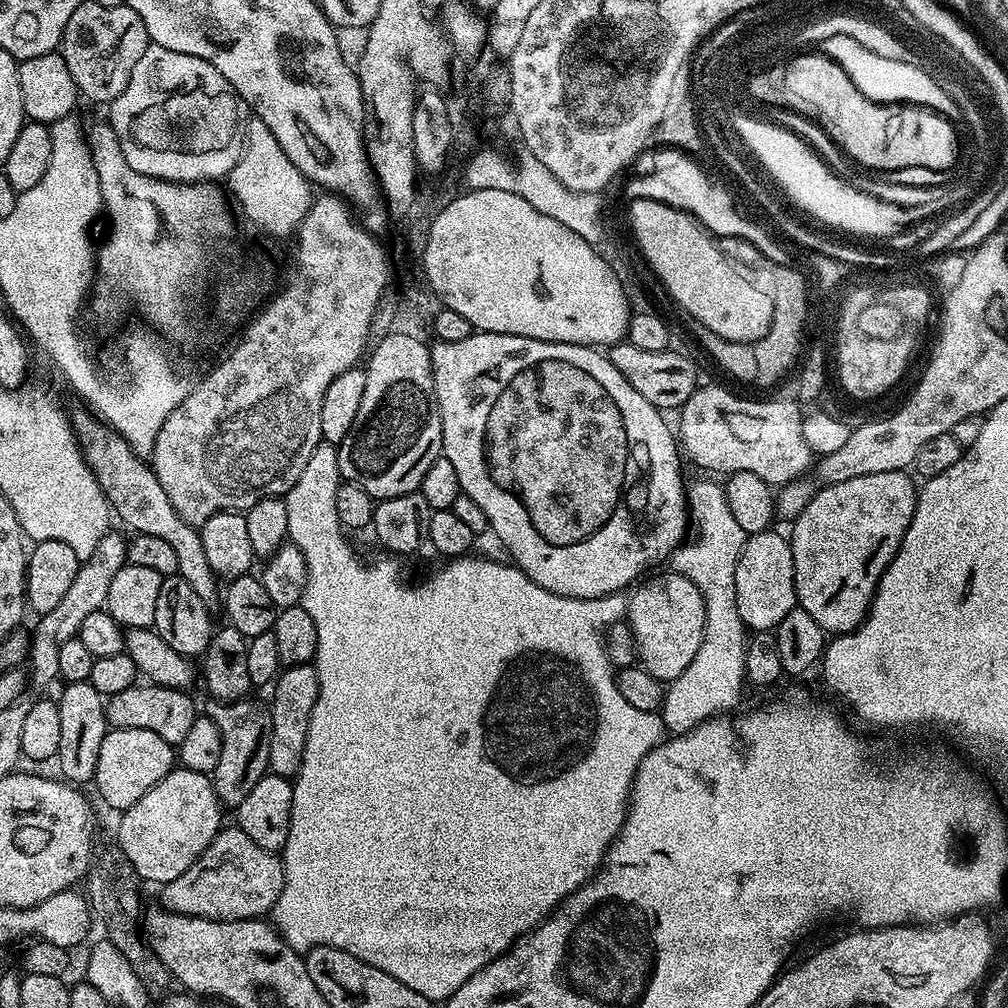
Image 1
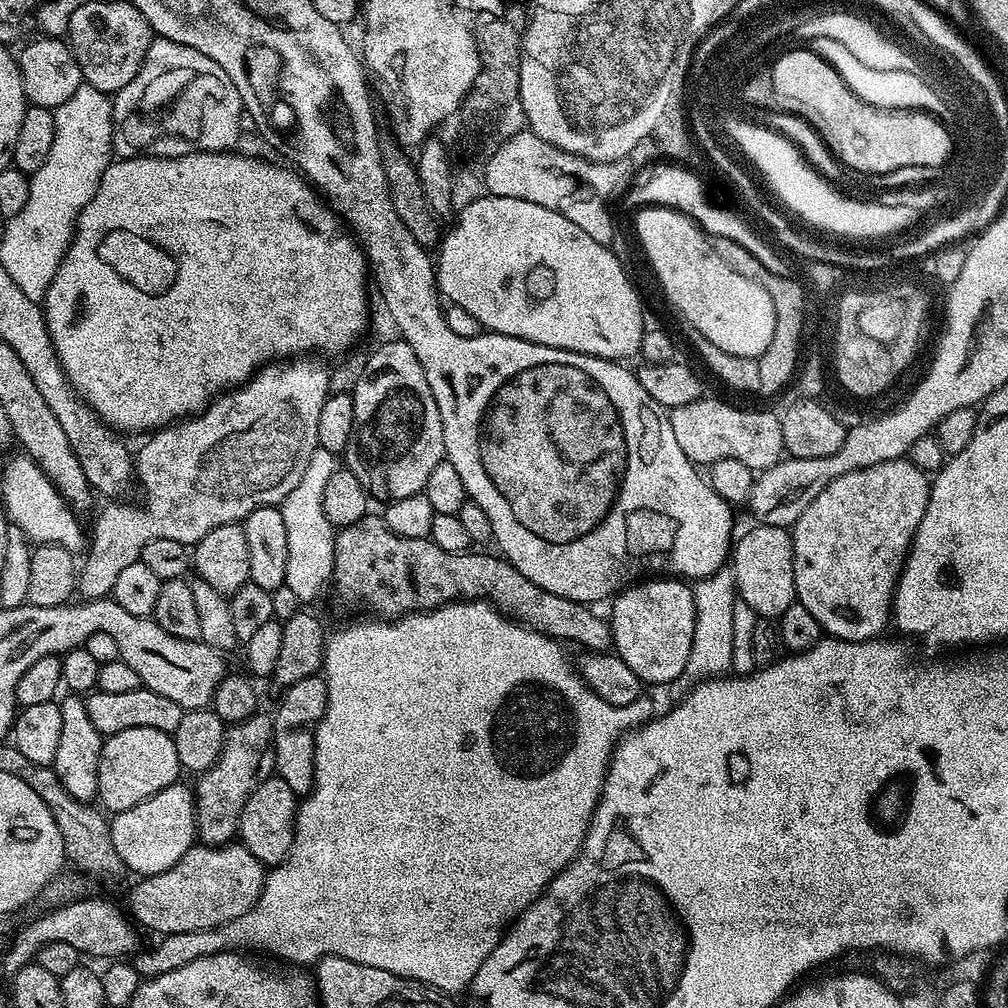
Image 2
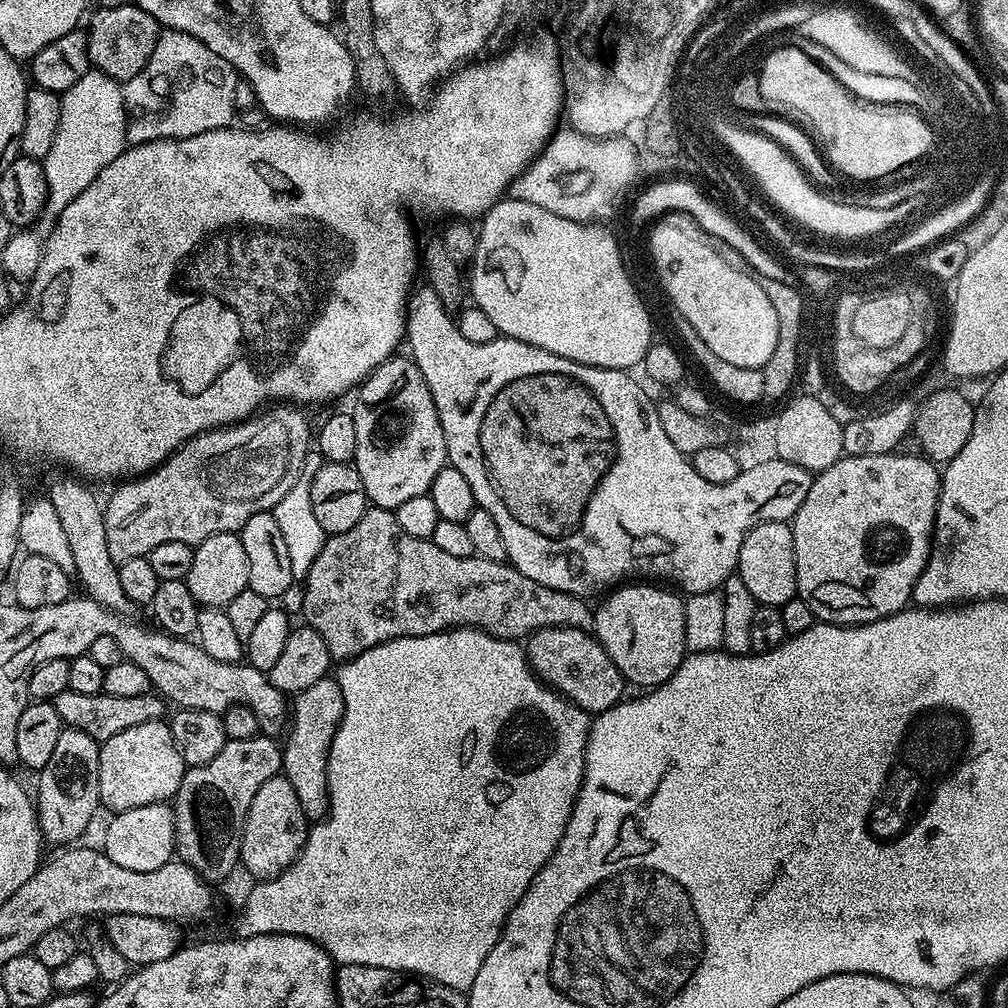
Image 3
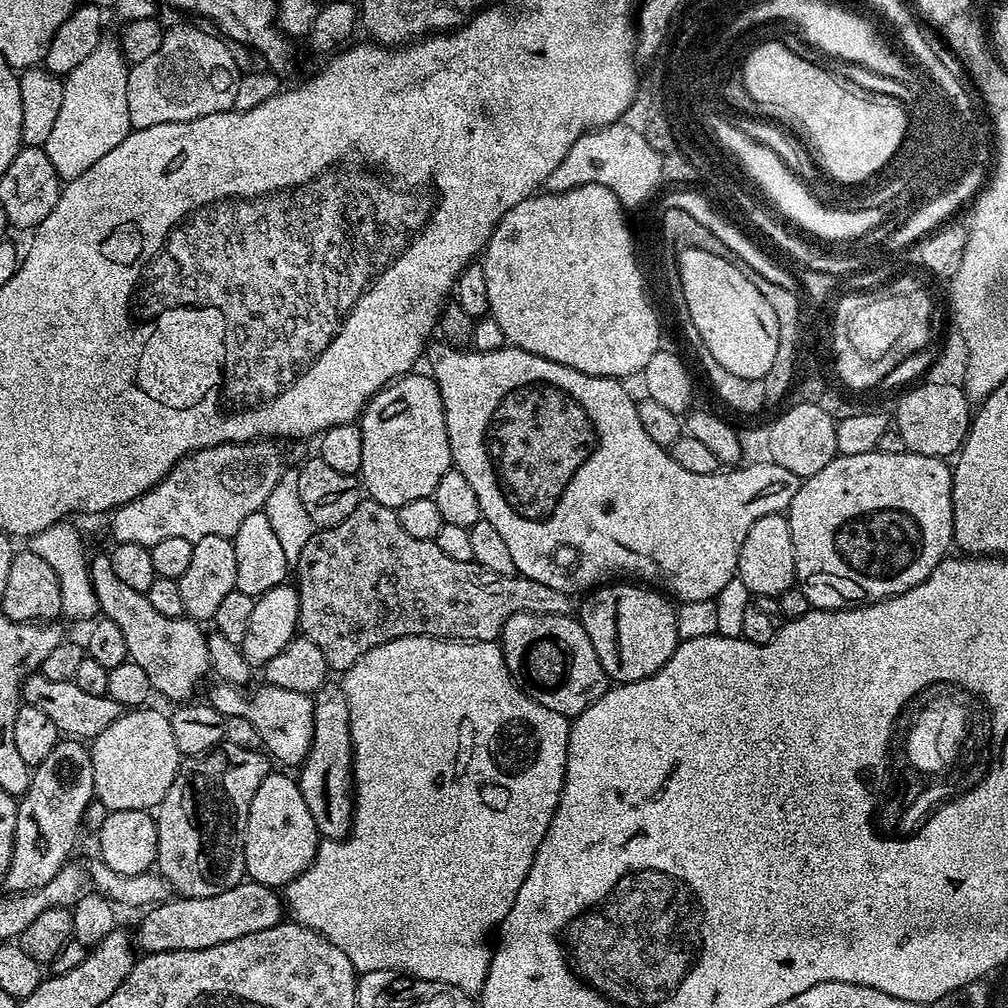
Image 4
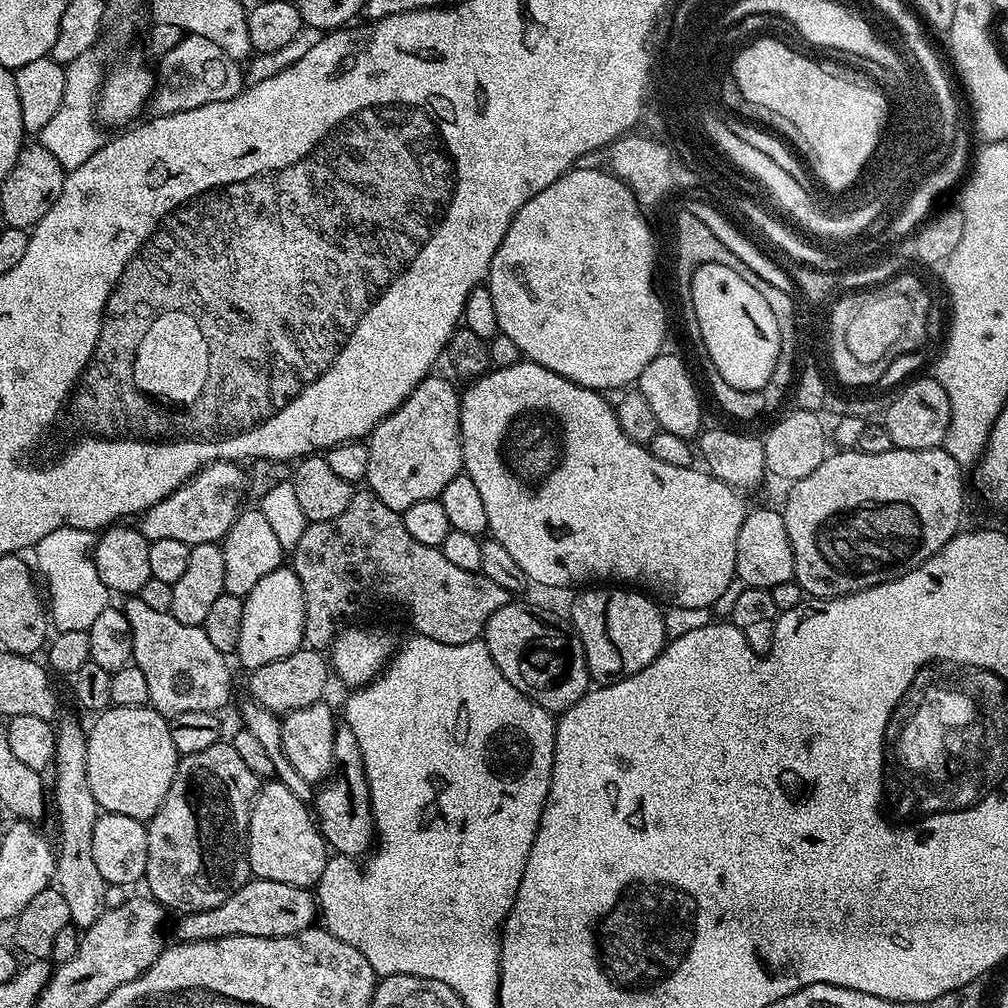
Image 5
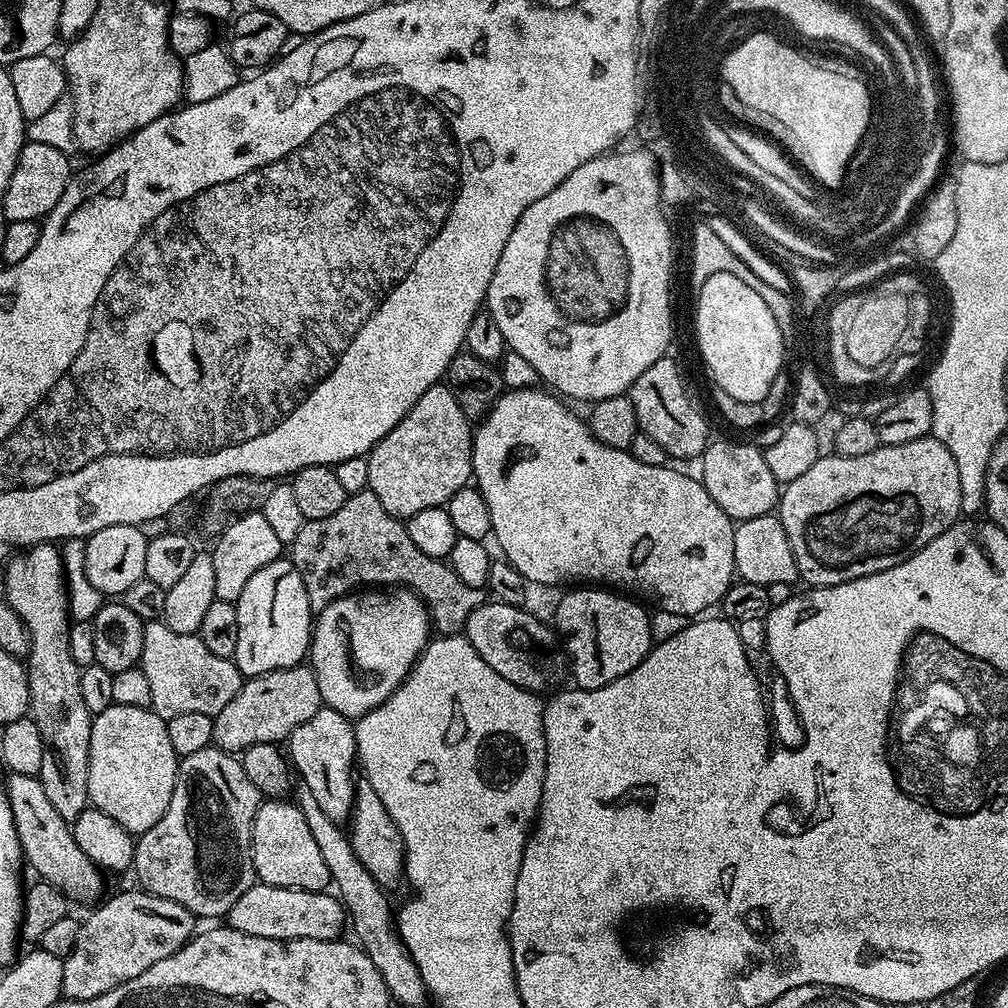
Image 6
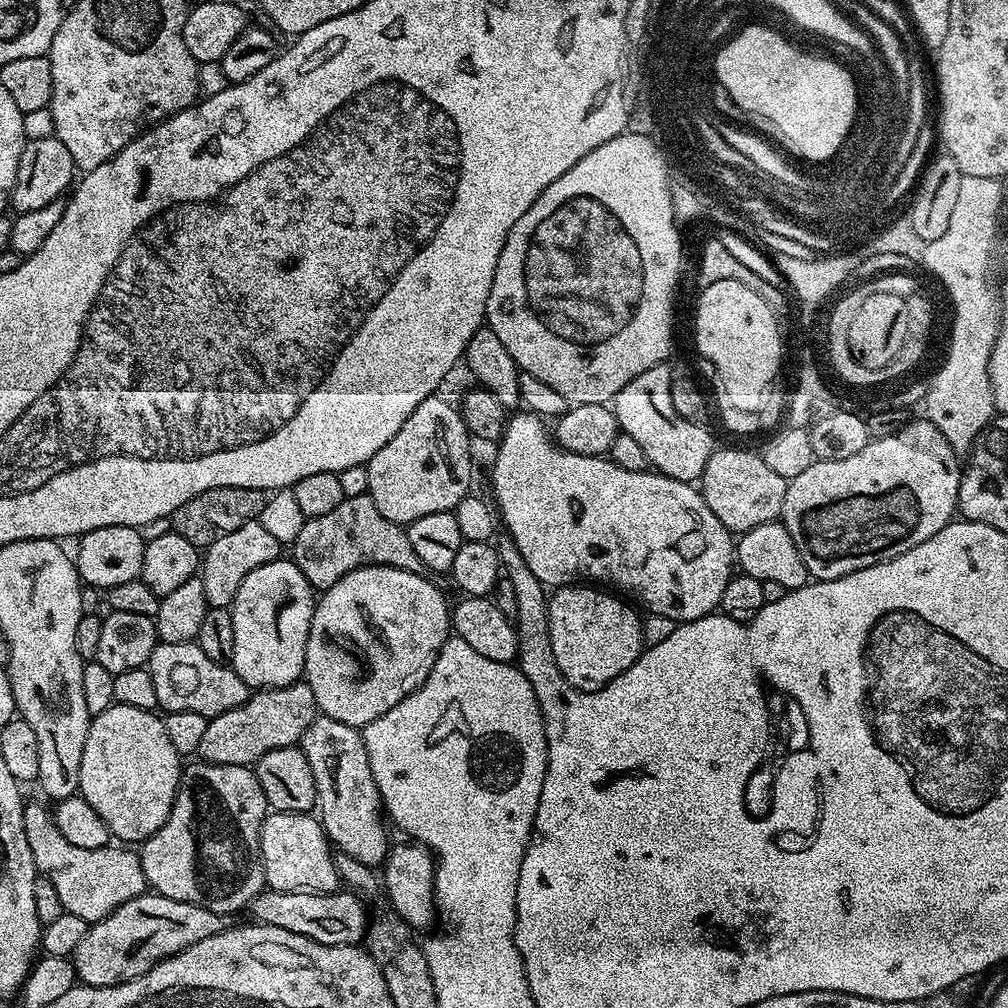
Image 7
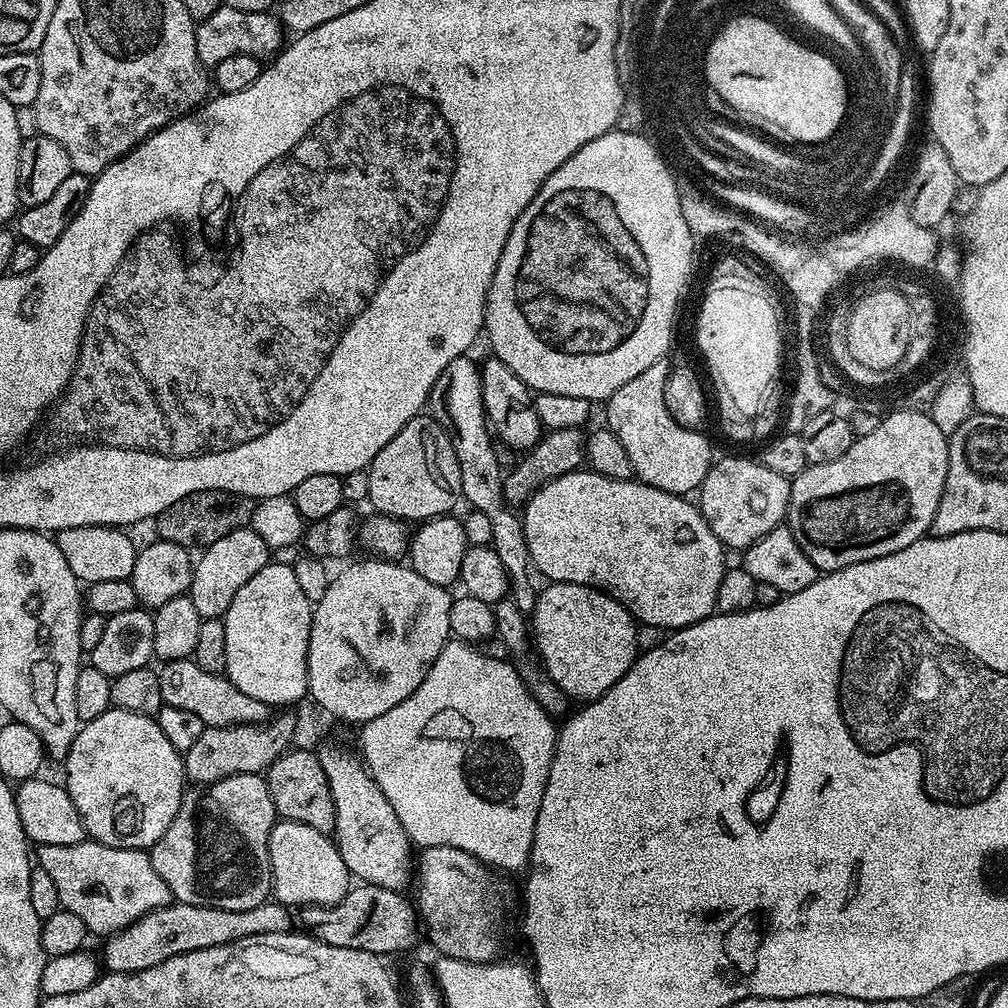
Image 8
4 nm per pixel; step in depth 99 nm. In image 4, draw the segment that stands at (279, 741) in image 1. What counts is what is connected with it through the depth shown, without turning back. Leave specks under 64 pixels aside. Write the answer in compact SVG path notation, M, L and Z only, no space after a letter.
M325 683L314 694L314 738L303 764L298 768L302 799L314 818L316 831L325 840L342 840L352 831L354 781L352 778L352 735L350 706L339 683Z

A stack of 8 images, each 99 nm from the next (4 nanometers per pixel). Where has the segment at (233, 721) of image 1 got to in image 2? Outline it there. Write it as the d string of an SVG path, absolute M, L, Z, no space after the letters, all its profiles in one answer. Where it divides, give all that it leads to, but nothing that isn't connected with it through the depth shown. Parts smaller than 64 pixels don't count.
M268 714L251 716L225 731L222 754L216 759L216 765L203 773L197 779L200 781L194 784L199 843L209 846L227 844L237 835L246 798L250 798L252 791L273 775L276 766L273 738L272 718Z

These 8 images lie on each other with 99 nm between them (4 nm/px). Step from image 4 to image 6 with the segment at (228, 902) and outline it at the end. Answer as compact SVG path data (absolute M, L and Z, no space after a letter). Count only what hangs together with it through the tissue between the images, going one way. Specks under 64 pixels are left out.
M259 882L250 886L234 906L226 913L227 927L254 938L271 940L297 940L318 938L338 940L346 932L346 911L341 901L331 891L307 892L282 886L270 886Z

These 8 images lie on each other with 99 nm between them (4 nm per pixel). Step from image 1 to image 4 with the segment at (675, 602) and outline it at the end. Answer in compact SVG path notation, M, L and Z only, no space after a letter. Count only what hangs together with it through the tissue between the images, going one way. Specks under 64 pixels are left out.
M612 582L589 591L583 600L584 605L581 606L580 612L578 608L579 622L586 634L590 634L590 642L598 653L598 662L602 662L602 670L608 675L609 681L616 684L638 682L662 670L662 666L672 657L681 641L673 601L655 587L641 586L636 582Z

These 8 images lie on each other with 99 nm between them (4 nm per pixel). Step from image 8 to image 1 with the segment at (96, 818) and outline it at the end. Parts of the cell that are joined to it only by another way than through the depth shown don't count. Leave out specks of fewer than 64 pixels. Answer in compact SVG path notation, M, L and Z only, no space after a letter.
M112 728L102 738L102 750L98 750L98 766L94 777L96 792L115 810L134 806L146 790L158 786L162 778L174 767L174 748L151 730L126 730Z

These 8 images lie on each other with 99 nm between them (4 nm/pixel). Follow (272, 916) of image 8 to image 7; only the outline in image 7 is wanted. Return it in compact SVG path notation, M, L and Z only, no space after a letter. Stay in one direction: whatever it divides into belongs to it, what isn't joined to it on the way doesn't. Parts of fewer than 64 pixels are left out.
M145 894L118 906L104 920L89 923L86 938L78 942L78 950L70 959L76 968L76 978L81 984L90 986L114 986L122 982L130 982L142 974L146 974L158 962L194 946L194 942L202 942L202 938L210 938L223 932L226 927L225 917L218 912L211 912L202 906L194 906L190 902L178 902L174 898Z

